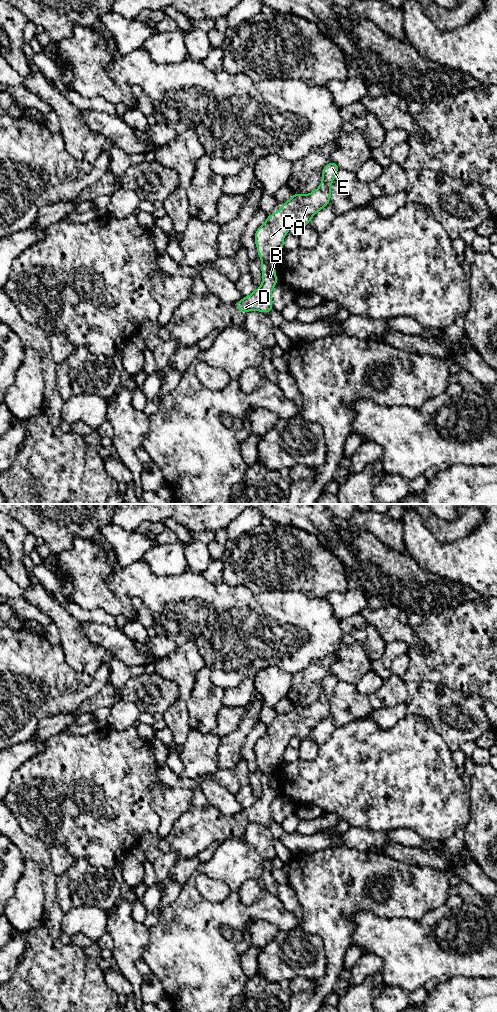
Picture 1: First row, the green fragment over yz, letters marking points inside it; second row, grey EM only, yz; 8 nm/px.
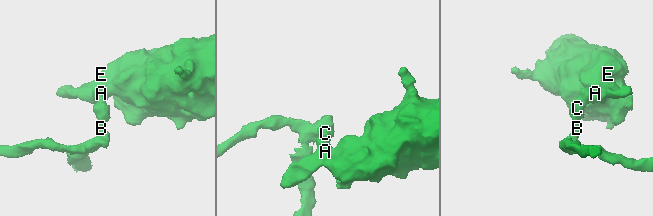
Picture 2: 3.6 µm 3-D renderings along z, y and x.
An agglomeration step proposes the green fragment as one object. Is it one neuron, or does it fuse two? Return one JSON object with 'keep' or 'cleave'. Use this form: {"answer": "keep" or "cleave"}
{"answer": "cleave"}

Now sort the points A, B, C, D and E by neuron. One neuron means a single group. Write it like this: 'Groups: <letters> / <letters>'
Groups: A C E / B D

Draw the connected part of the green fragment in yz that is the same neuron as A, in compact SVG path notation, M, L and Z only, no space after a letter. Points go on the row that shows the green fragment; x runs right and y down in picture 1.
M336 162L327 163L322 170L322 182L320 186L313 192L302 195L293 193L292 197L282 203L279 211L268 215L267 220L257 228L254 234L258 257L266 263L272 263L273 260L280 254L284 248L283 236L289 233L293 225L298 225L300 228L309 225L312 217L327 206L331 200L331 186L340 166Z

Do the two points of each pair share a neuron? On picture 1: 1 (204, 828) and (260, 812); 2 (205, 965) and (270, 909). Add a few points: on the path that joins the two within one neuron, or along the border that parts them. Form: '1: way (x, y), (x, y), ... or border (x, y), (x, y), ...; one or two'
1: way (218, 827), (235, 826), (246, 815); one
2: way (205, 942), (205, 936), (228, 913), (247, 913); one

